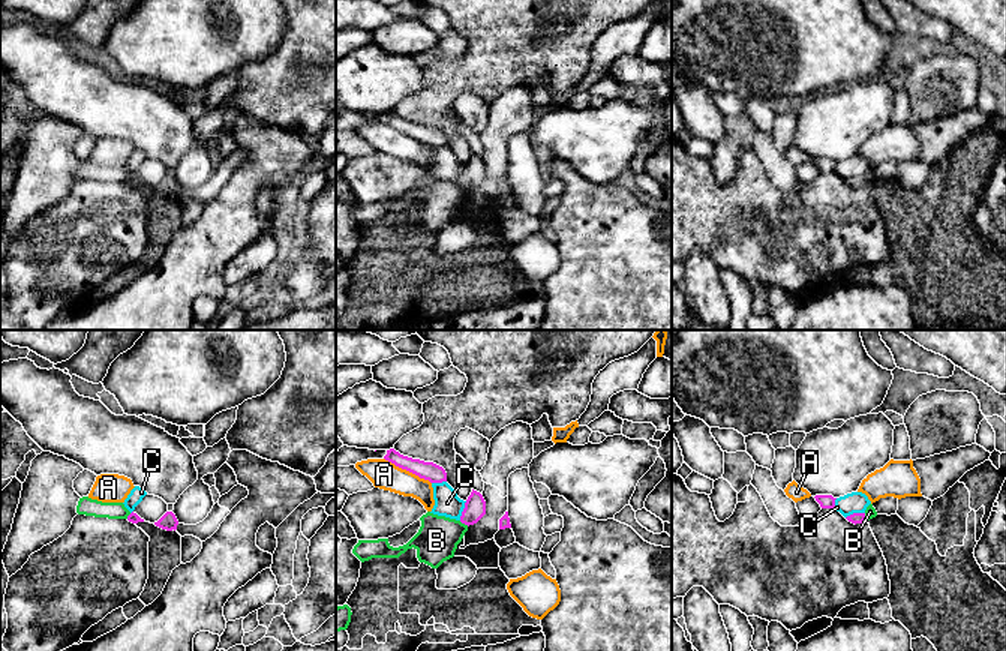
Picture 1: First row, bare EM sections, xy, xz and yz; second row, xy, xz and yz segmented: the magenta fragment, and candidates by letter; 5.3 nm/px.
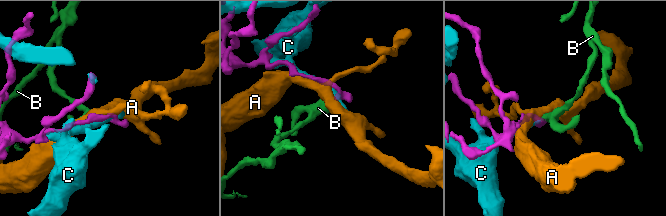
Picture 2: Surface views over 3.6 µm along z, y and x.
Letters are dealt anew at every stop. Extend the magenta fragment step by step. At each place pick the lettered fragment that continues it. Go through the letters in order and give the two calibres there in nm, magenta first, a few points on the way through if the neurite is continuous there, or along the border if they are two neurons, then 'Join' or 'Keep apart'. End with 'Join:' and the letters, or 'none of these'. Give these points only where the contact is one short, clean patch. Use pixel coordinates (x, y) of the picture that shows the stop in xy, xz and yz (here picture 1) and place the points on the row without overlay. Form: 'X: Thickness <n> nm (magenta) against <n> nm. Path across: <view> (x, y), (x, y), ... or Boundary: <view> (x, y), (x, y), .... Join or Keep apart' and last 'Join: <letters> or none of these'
A: Thickness 100 nm (magenta) against 150 nm. Keep apart
B: Thickness 110 nm (magenta) against 220 nm. Boundary: xz (459, 185), (468, 189). Keep apart
C: Thickness 110 nm (magenta) against 140 nm. Keep apart
Join: none of these

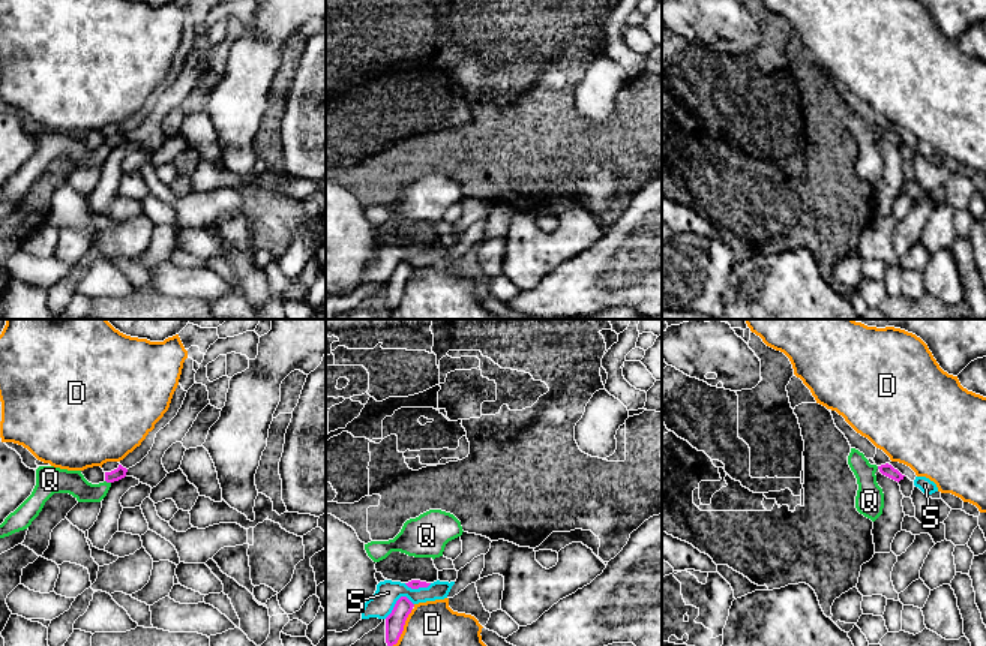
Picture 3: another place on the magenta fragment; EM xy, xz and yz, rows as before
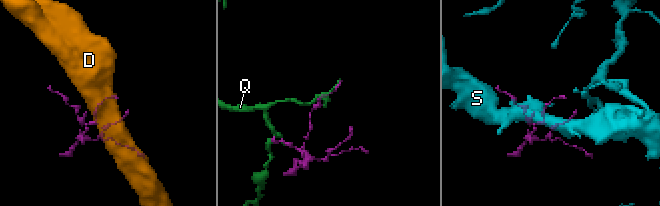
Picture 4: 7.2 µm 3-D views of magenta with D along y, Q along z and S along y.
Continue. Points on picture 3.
D: Thickness 100 nm (magenta) against 480 nm. Keep apart
Q: Thickness 70 nm (magenta) against 130 nm. Boundary: xy (105, 144), (110, 147). Keep apart
S: Thickness 100 nm (magenta) against 130 nm. Boundary: xz (413, 267), (401, 261), (384, 282). Keep apart
Join: none of these

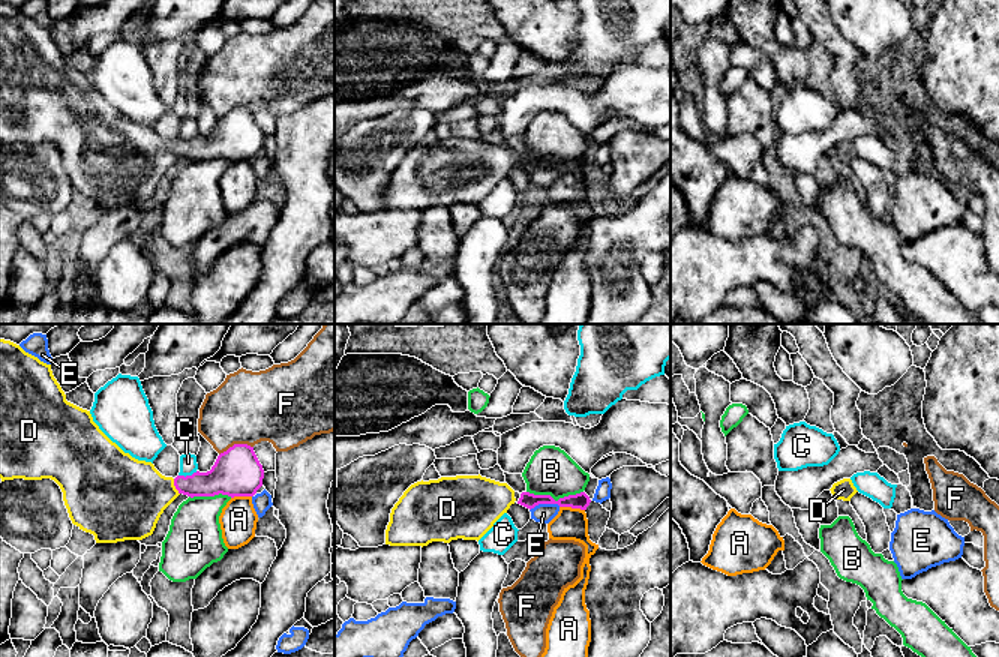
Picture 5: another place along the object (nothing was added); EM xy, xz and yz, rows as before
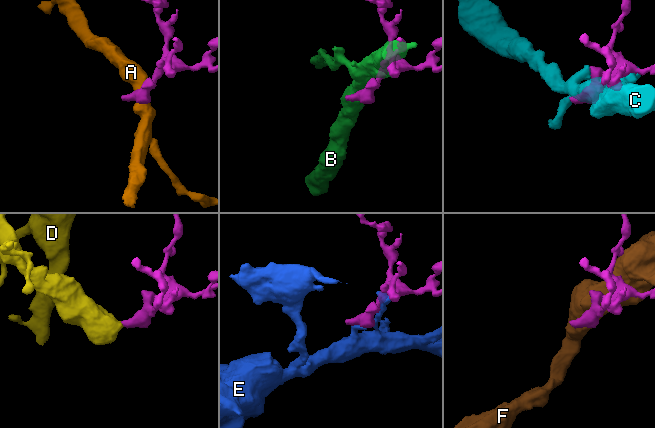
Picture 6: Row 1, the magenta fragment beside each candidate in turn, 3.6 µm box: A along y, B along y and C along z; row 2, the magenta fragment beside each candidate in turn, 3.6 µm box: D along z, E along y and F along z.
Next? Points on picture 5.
A: Thickness 80 nm (magenta) against 180 nm. Boundary: xz (560, 170), (584, 174). Keep apart
B: Thickness 80 nm (magenta) against 260 nm. Keep apart
C: Thickness 240 nm (magenta) against 100 nm. Keep apart
D: Thickness 150 nm (magenta) against 400 nm. Path across: xy (219, 143), (212, 147), (174, 149), (156, 156), (129, 159). Join
E: Thickness 80 nm (magenta) against 110 nm. Keep apart
F: Thickness 260 nm (magenta) against 380 nm. Keep apart
Join: D

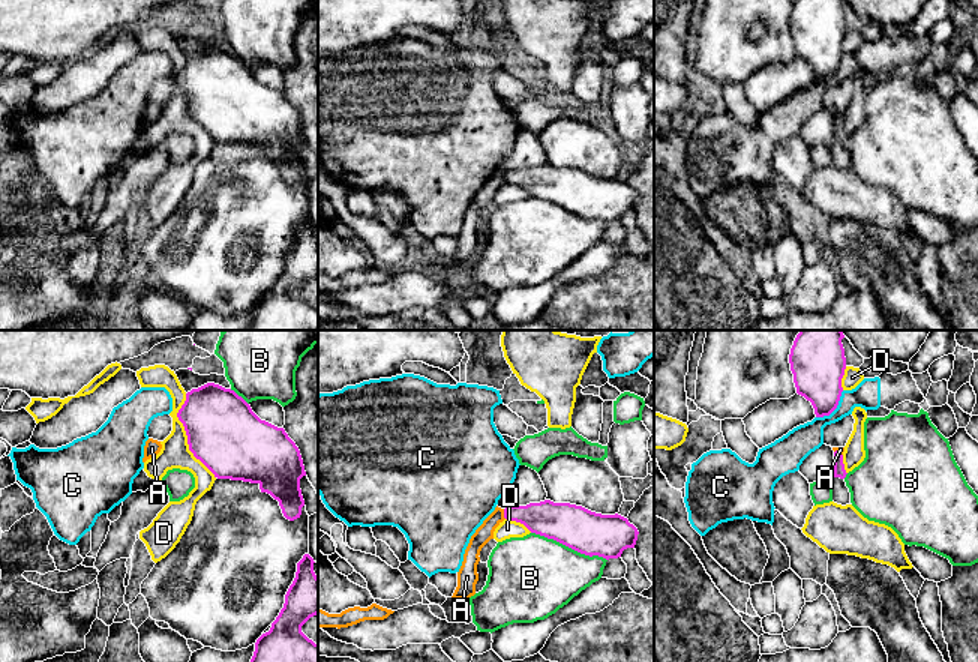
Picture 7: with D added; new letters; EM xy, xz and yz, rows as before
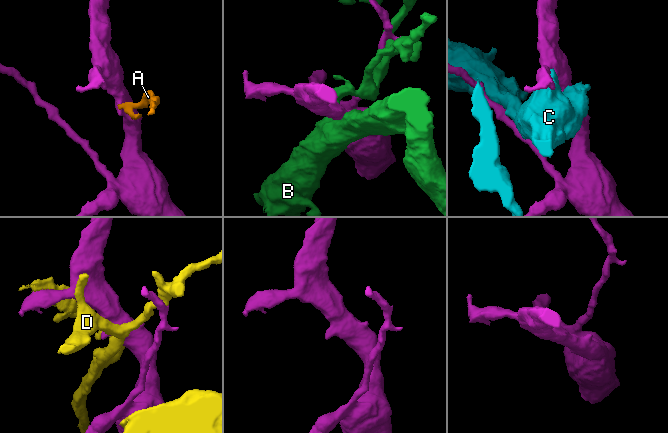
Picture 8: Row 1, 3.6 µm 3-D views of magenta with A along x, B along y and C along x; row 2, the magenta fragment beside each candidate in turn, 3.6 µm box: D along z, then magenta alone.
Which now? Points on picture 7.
A: Thickness 190 nm (magenta) against 90 nm. Boundary: xz (503, 173), (506, 182). Keep apart
B: Thickness 240 nm (magenta) against 440 nm. Keep apart
C: Thickness 280 nm (magenta) against 160 nm. Keep apart
D: Thickness 380 nm (magenta) against 160 nm. Keep apart
Join: none of these

